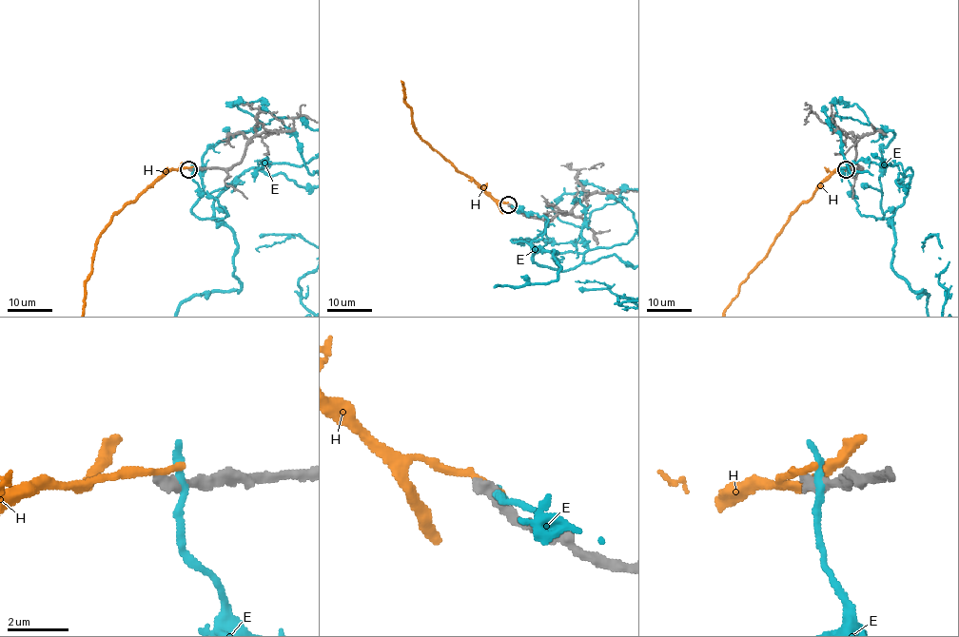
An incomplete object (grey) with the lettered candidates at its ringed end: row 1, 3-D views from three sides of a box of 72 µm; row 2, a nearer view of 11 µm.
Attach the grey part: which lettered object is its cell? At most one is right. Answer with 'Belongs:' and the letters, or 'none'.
Belongs: none

